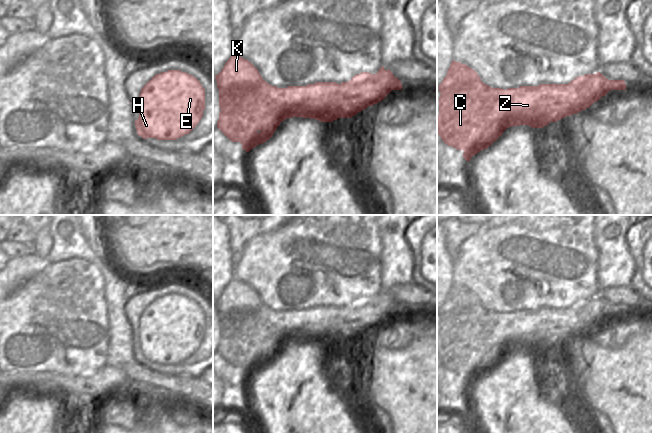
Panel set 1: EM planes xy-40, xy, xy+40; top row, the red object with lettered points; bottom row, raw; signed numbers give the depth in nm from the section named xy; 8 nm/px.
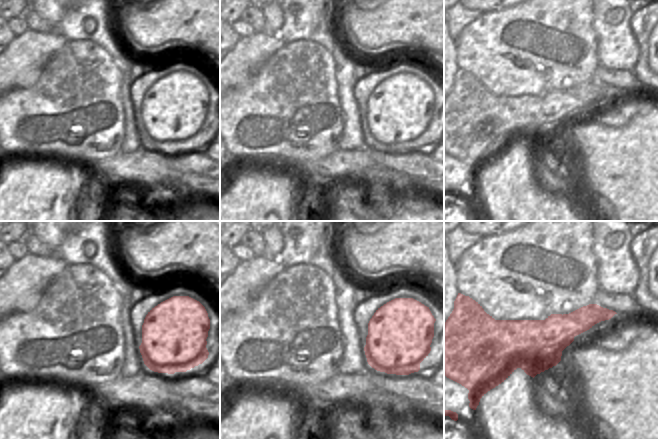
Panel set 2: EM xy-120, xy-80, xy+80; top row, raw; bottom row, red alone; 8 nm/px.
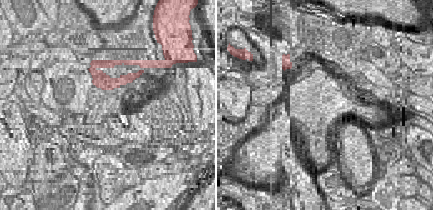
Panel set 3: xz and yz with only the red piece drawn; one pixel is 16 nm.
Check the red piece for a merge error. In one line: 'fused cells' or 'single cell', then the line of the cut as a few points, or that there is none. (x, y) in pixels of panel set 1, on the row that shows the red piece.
fused cells; cut in xy along (340, 84), (341, 96), (352, 103), (357, 103), (363, 109)

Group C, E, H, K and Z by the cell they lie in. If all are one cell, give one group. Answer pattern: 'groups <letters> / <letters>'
groups C K Z / E H

